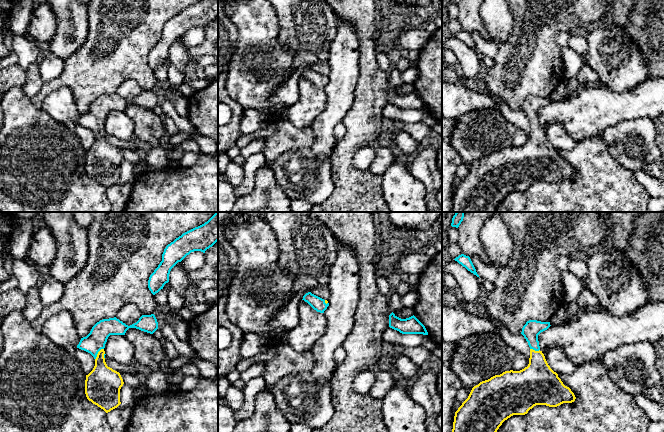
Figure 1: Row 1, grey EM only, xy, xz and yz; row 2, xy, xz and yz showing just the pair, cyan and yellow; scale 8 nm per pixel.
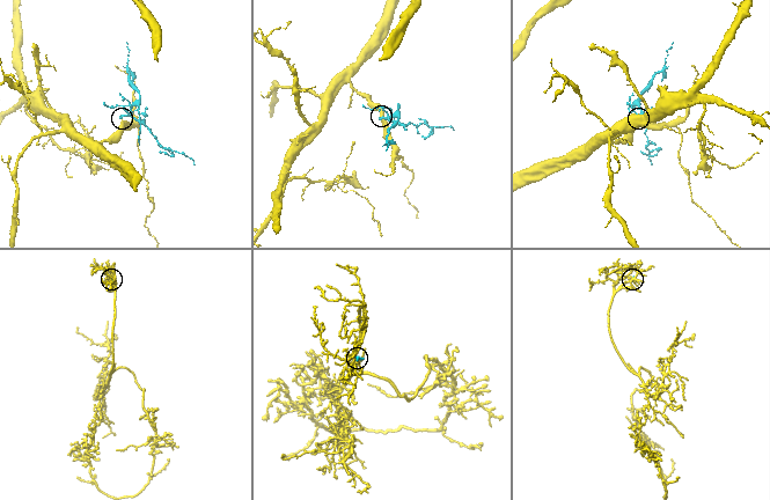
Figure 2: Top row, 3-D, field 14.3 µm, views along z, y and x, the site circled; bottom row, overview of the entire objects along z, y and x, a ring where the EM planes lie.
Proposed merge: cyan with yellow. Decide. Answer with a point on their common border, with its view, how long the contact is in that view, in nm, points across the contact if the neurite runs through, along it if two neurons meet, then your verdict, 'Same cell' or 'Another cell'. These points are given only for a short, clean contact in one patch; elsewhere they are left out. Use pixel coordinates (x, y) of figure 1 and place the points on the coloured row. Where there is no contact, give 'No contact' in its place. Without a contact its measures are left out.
Touches cyan at xy (97, 353). Shared border 120 nm. Path across: xy (95, 341), (97, 353), (103, 383). Same cell

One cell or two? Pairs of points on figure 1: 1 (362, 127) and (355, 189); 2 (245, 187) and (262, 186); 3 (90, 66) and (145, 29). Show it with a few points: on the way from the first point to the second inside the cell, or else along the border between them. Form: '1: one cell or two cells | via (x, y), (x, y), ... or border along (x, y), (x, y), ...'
1: one cell | via (351, 142), (347, 147), (347, 174)
2: two cells | border along (264, 166), (256, 171), (254, 187), (236, 198)
3: one cell | via (104, 62), (131, 37)

